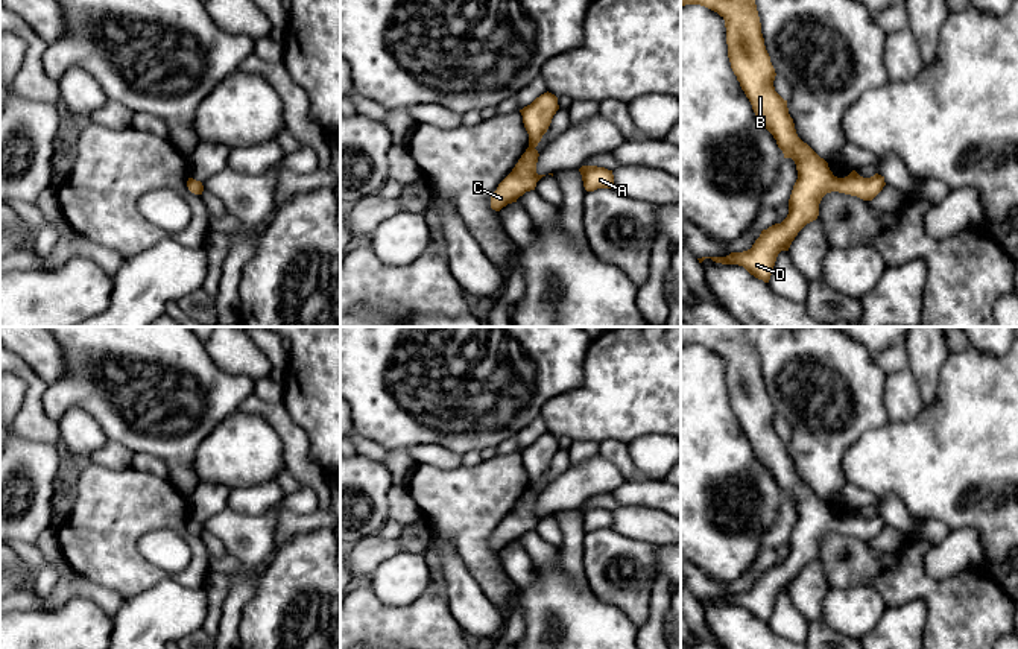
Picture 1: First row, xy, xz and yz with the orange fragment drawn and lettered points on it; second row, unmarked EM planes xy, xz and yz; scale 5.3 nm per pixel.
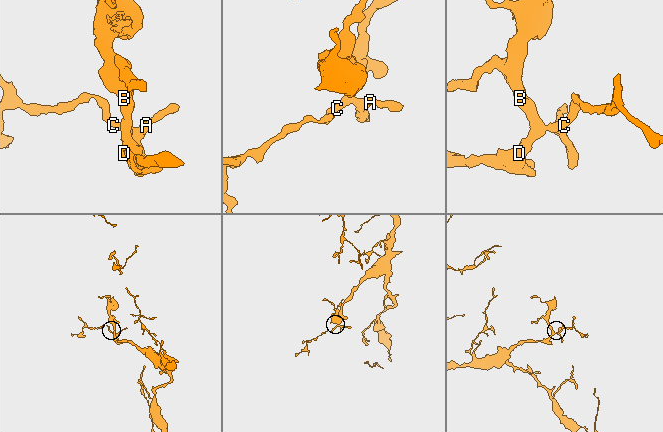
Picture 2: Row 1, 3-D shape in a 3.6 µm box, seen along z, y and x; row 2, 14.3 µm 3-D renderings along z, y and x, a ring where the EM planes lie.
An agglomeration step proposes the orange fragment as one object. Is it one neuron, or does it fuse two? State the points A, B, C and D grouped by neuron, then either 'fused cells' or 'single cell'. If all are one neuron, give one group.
A B C D; single cell

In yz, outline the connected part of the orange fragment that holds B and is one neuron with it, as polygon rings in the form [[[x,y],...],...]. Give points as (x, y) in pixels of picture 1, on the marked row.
[[[681,0],[681,8],[685,5],[705,6],[725,20],[731,68],[755,116],[773,135],[784,158],[792,158],[798,170],[789,199],[789,214],[781,223],[763,230],[748,251],[697,260],[738,264],[755,278],[769,283],[778,254],[789,251],[798,233],[817,219],[819,204],[827,193],[839,192],[872,201],[886,185],[884,176],[875,173],[863,178],[852,170],[848,176],[837,178],[828,163],[798,137],[787,100],[773,87],[776,73],[764,46],[755,0]]]

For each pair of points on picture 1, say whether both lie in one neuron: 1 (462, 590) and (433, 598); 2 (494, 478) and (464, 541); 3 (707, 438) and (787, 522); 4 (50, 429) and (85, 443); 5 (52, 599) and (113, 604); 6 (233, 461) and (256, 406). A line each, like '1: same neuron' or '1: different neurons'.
1: different neurons
2: same neuron
3: different neurons
4: different neurons
5: same neuron
6: different neurons

